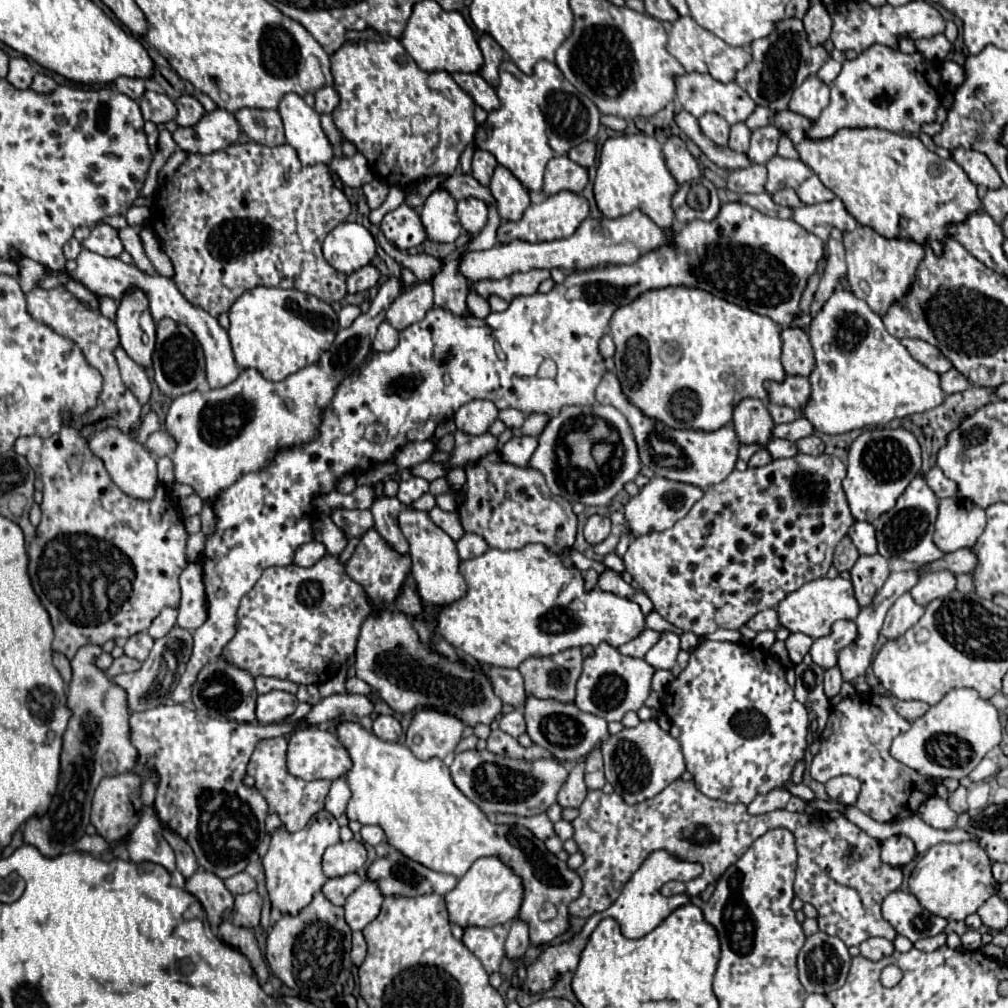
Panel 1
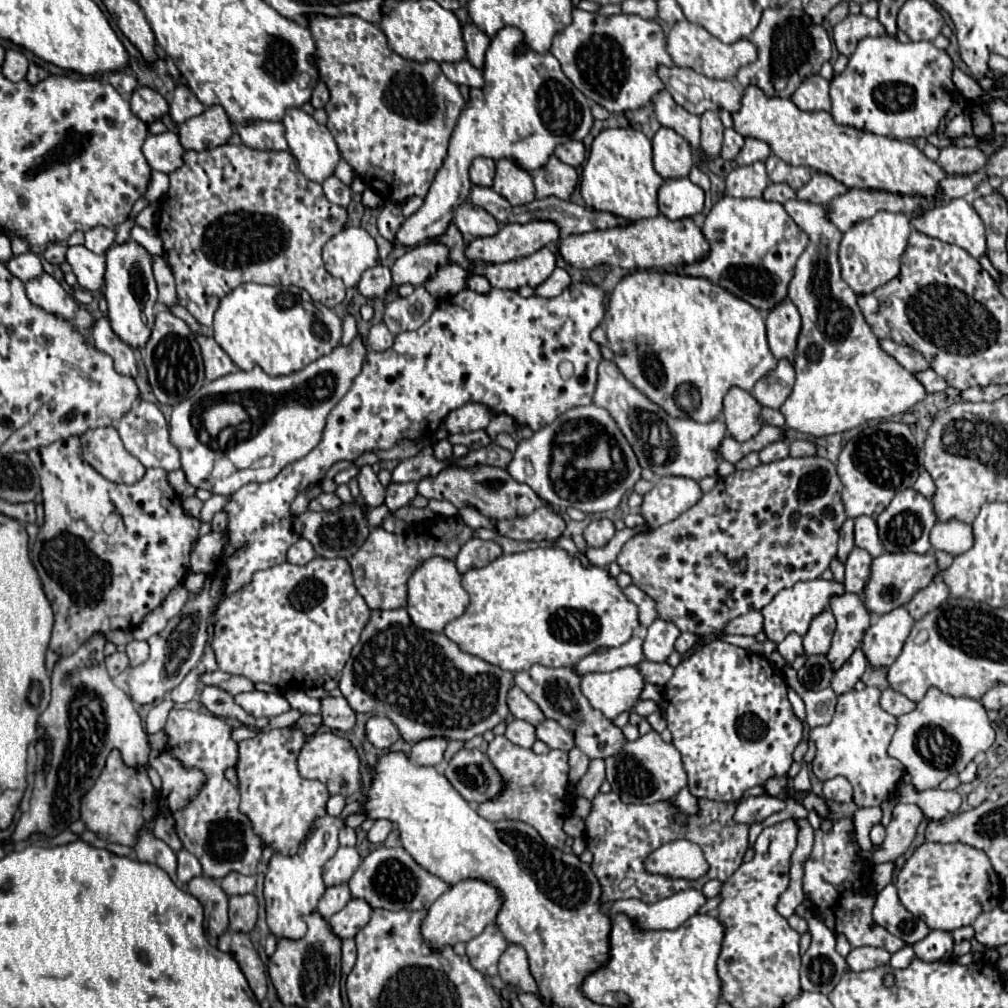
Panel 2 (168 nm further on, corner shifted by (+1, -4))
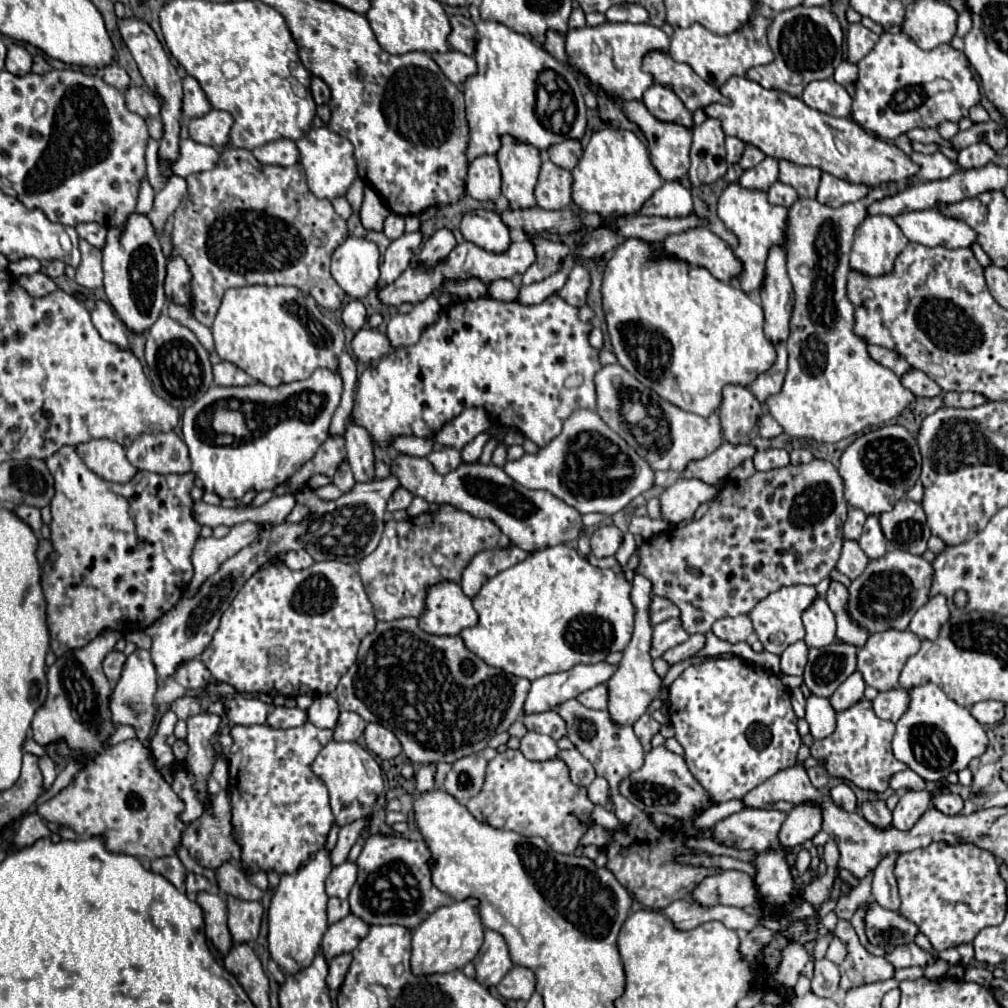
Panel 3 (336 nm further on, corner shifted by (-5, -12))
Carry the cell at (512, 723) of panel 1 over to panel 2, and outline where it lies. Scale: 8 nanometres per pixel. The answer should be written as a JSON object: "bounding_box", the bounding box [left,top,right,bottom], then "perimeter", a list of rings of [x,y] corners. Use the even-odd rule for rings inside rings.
{"bounding_box":[506,719,536,749],"perimeter":[[[516,719],[516,721],[512,721],[512,723],[508,725],[506,737],[508,737],[512,743],[530,749],[530,747],[534,745],[534,741],[536,741],[536,729],[534,729],[534,725]]]}

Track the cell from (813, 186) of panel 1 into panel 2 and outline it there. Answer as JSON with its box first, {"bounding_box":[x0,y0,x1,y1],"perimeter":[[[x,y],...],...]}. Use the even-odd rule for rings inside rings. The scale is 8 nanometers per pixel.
{"bounding_box":[798,173,848,205],"perimeter":[[[814,173],[812,179],[798,191],[798,199],[814,201],[818,205],[830,205],[836,197],[846,193],[848,187],[826,173]]]}

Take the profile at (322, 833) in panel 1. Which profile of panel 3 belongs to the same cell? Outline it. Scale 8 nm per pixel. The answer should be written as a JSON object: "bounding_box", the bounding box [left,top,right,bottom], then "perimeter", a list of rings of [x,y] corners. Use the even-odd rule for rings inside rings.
{"bounding_box":[268,847,332,973],"perimeter":[[[324,847],[310,857],[310,861],[296,873],[280,875],[280,883],[272,895],[268,909],[268,949],[270,957],[280,965],[284,973],[298,973],[308,967],[320,947],[320,941],[328,929],[324,881],[332,871],[330,851]]]}

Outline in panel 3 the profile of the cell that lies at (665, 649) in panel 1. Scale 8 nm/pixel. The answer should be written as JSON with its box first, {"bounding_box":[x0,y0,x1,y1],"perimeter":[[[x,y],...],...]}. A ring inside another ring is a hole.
{"bounding_box":[652,619,690,659],"perimeter":[[[668,619],[660,625],[654,627],[654,635],[652,635],[652,659],[658,659],[662,657],[668,649],[684,643],[690,635],[682,629],[682,623],[680,619]]]}

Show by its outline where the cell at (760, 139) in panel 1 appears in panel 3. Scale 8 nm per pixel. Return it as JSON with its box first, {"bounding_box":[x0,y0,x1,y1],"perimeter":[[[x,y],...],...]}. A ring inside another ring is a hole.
{"bounding_box":[740,145,764,169],"perimeter":[[[746,145],[746,149],[744,149],[744,153],[742,153],[742,159],[740,159],[740,167],[742,169],[752,169],[752,167],[756,167],[760,161],[764,161],[764,153],[760,151],[760,149],[756,149],[754,145]]]}

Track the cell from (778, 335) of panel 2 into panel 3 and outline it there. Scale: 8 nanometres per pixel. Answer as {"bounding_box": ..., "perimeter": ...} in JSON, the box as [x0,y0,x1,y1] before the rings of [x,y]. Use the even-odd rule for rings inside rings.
{"bounding_box":[760,247,794,345],"perimeter":[[[772,247],[766,263],[766,279],[760,291],[762,309],[766,317],[764,333],[776,345],[776,341],[786,341],[790,333],[794,293],[786,273],[786,253],[780,247]]]}

